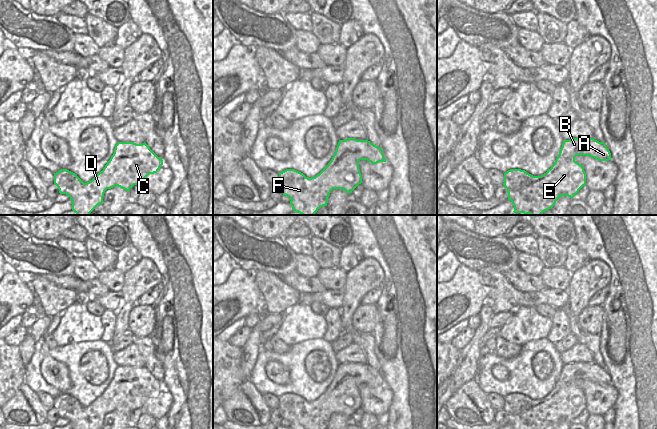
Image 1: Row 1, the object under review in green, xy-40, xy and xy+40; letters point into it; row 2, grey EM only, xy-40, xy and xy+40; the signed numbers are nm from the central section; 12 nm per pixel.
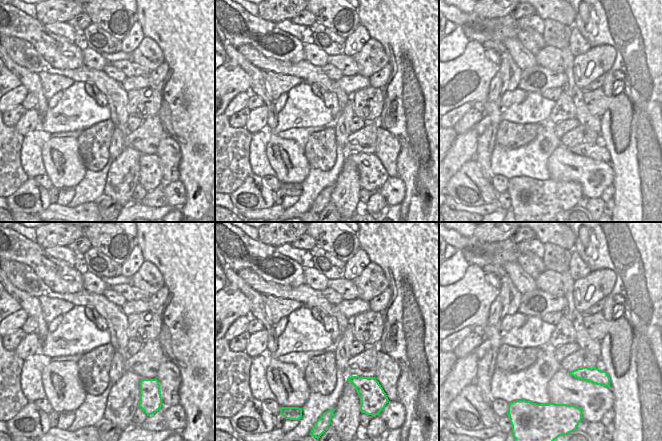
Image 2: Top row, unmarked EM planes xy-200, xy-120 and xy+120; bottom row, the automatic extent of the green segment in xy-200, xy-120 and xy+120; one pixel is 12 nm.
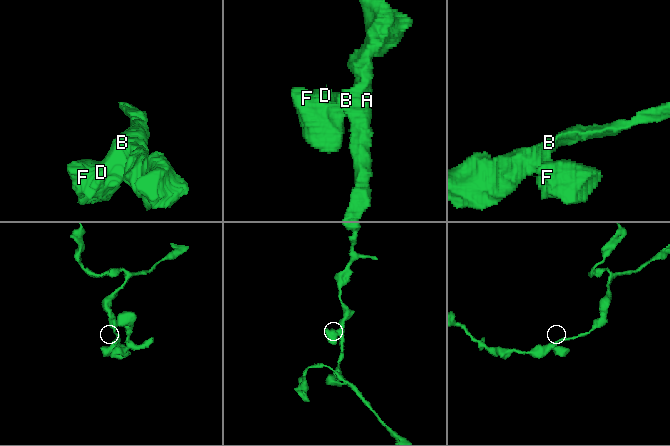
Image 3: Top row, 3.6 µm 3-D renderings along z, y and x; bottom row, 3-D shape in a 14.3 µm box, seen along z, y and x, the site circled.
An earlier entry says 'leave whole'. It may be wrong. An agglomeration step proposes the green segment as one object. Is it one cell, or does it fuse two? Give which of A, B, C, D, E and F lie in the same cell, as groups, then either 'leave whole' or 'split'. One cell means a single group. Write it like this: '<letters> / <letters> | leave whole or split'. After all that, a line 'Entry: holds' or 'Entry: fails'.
A B C D E F | leave whole
Entry: holds

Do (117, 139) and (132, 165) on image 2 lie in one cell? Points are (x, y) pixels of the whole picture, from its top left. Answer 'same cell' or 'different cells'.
different cells

